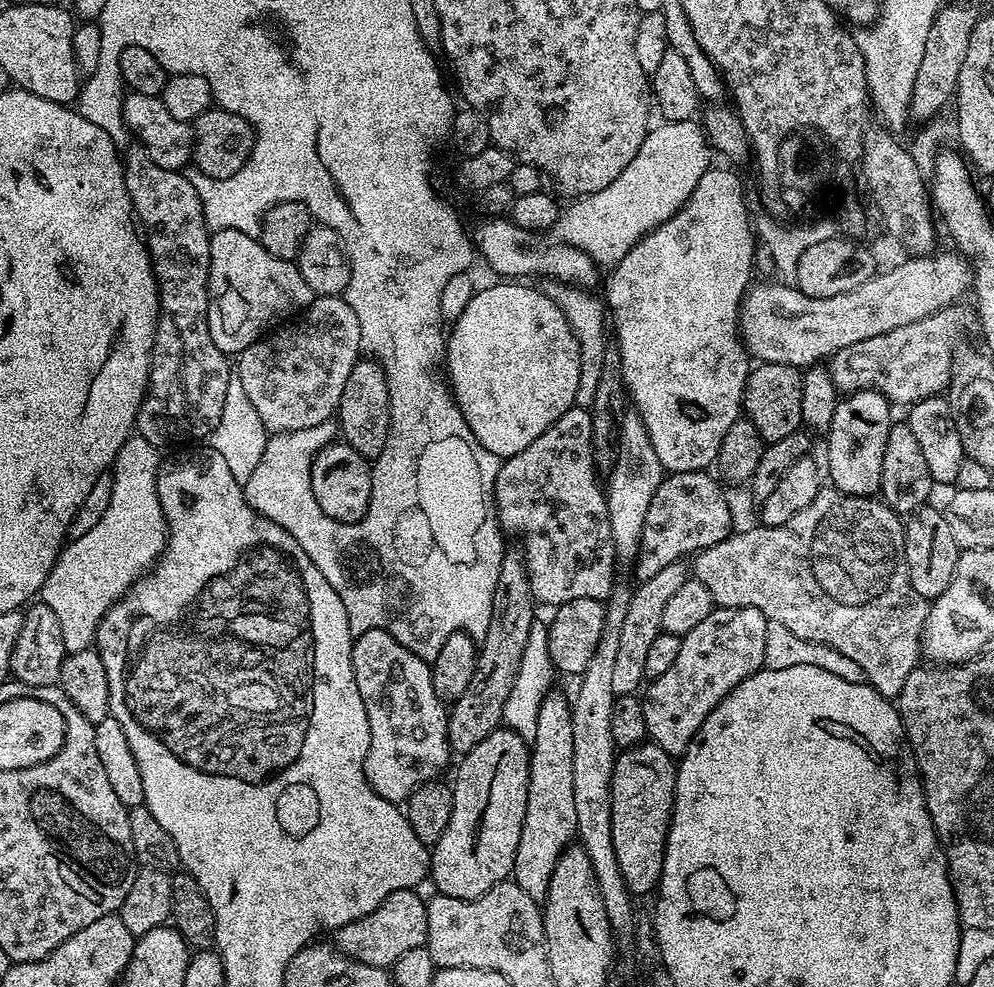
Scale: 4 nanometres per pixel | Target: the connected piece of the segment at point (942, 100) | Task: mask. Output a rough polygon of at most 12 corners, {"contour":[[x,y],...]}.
{"contour":[[945,3],[926,34],[910,116],[956,95],[978,12]]}

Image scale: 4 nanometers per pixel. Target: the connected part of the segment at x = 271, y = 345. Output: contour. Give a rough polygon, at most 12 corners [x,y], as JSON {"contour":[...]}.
{"contour":[[343,295],[235,357],[269,434],[337,415],[361,356]]}

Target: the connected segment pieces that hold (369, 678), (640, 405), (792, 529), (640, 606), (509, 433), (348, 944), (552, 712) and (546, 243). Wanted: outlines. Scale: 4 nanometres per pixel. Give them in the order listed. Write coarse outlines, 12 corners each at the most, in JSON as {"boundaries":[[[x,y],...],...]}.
{"boundaries":[[[388,632],[352,641],[364,773],[391,804],[448,764],[429,661]],[[733,169],[604,284],[665,473],[741,419],[752,224]],[[824,486],[695,553],[758,610],[899,696],[929,605],[901,517]],[[684,562],[657,567],[632,592],[618,638],[617,696],[641,691],[662,609],[690,579]],[[524,282],[446,336],[466,426],[507,458],[575,405],[580,344]],[[413,889],[338,929],[335,947],[391,969],[425,947],[428,905]],[[545,696],[514,882],[543,901],[577,835],[569,697]],[[488,218],[474,244],[500,278],[576,272],[594,262],[574,246]]]}

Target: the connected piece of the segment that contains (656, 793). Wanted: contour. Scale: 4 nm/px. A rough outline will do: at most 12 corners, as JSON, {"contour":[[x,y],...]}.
{"contour":[[651,742],[616,757],[610,838],[636,898],[660,883],[677,761]]}

